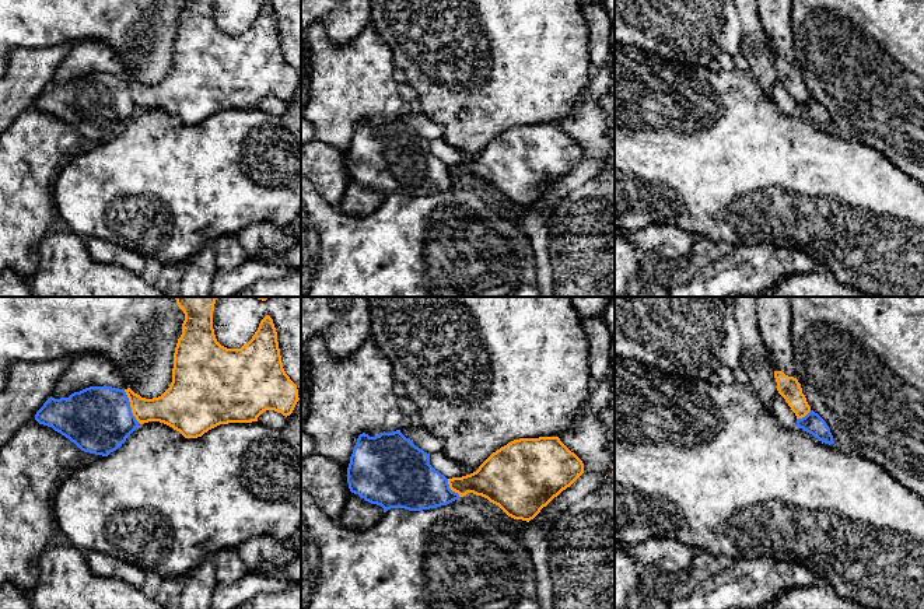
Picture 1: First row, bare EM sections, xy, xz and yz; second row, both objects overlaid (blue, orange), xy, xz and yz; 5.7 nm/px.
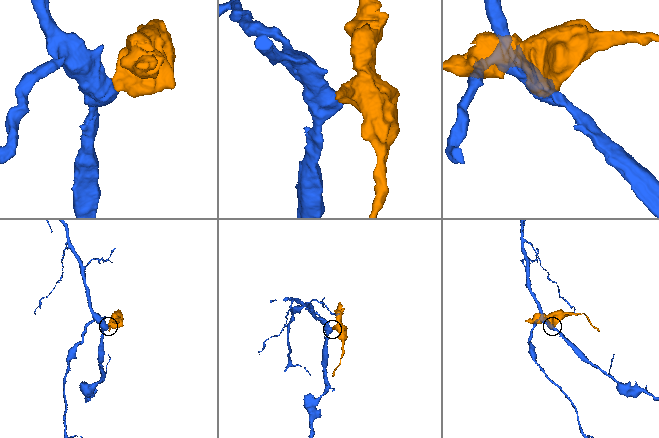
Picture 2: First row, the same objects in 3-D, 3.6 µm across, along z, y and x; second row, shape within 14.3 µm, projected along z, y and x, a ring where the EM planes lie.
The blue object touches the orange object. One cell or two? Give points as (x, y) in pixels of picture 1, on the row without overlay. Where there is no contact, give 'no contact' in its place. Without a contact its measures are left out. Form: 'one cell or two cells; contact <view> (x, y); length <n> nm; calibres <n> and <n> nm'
two cells; contact xy (130, 94); length 220 nm; calibres 380 and 220 nm

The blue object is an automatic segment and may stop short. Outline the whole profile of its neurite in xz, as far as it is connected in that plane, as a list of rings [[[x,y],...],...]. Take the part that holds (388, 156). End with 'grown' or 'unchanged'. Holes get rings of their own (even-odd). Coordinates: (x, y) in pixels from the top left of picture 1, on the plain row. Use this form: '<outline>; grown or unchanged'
[[[400,116],[393,119],[384,118],[375,123],[370,123],[365,119],[360,120],[350,143],[347,169],[351,179],[358,181],[371,190],[381,192],[384,199],[391,195],[423,197],[447,192],[459,185],[459,181],[449,175],[448,165],[430,151],[430,140],[416,133]]]; unchanged

